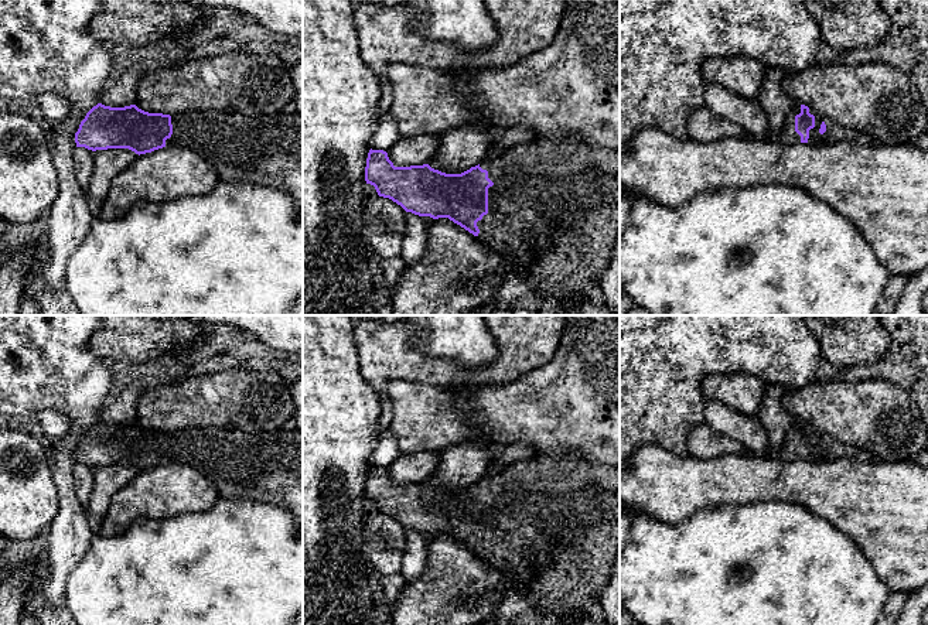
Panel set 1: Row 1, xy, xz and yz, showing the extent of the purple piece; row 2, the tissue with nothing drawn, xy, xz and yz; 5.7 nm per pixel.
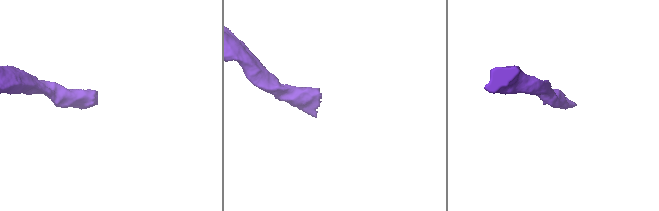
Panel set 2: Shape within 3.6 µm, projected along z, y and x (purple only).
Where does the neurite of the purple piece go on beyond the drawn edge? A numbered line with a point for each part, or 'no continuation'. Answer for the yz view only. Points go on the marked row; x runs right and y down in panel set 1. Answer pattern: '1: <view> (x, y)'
1: yz (787, 135)

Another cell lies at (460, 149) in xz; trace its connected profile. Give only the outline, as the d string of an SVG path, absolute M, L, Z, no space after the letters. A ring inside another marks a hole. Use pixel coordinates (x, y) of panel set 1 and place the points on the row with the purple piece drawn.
M461 126L439 136L437 153L429 165L446 174L461 174L478 165L487 156L498 130L488 126Z

